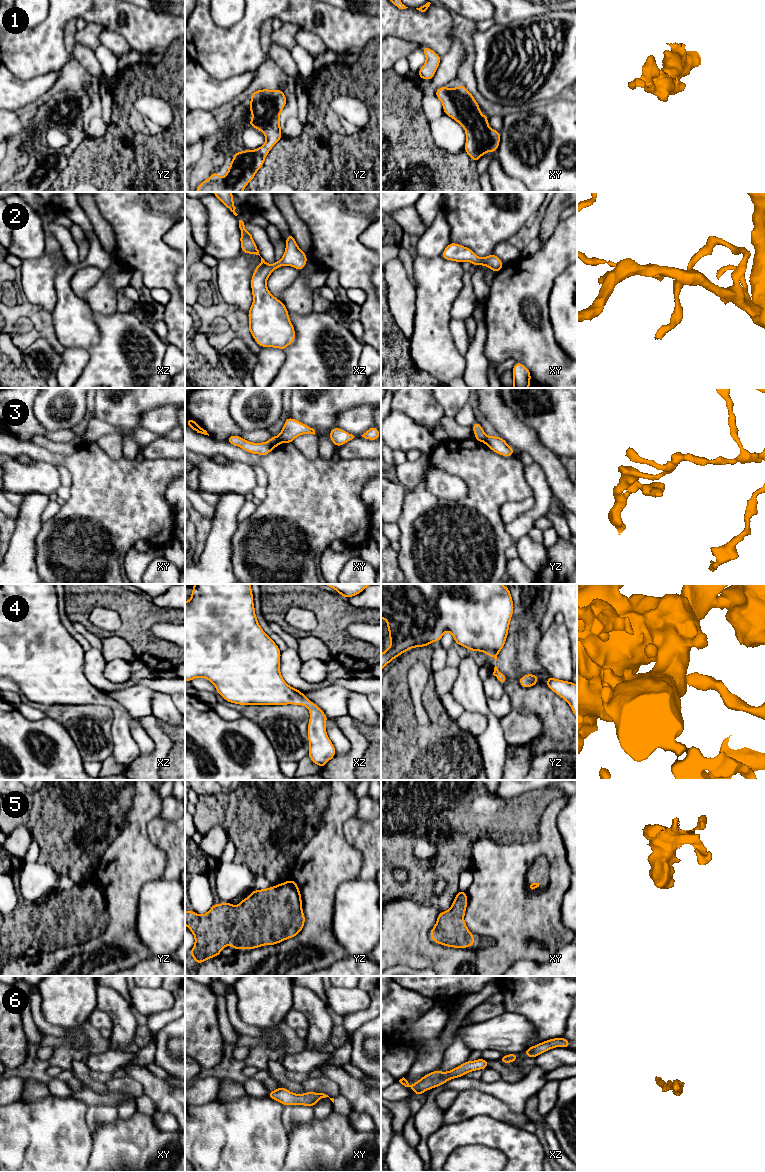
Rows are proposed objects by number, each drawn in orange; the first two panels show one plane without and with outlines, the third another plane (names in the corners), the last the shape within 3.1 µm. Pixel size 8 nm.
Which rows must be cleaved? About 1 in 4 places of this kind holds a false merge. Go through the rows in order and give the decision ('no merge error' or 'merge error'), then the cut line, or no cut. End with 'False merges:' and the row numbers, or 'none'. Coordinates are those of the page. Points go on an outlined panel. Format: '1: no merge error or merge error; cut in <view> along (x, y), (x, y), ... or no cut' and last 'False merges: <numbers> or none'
1: no merge error; no cut
2: no merge error; no cut
3: merge error; cut in xy along (276, 436), (281, 442)
4: no merge error; no cut
5: no merge error; no cut
6: no merge error; no cut
False merges: 3

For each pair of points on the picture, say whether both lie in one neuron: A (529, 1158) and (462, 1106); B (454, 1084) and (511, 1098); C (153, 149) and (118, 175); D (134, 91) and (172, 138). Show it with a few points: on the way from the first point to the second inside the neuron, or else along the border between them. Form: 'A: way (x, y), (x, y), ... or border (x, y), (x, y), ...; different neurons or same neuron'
A: border (498, 1120), (485, 1116), (473, 1116), (453, 1123); different neurons
B: way (468, 1084), (479, 1084), (484, 1087), (497, 1088); same neuron
C: way (144, 156), (136, 157), (127, 166); same neuron
D: way (153, 86), (157, 86), (174, 103), (174, 119); same neuron

